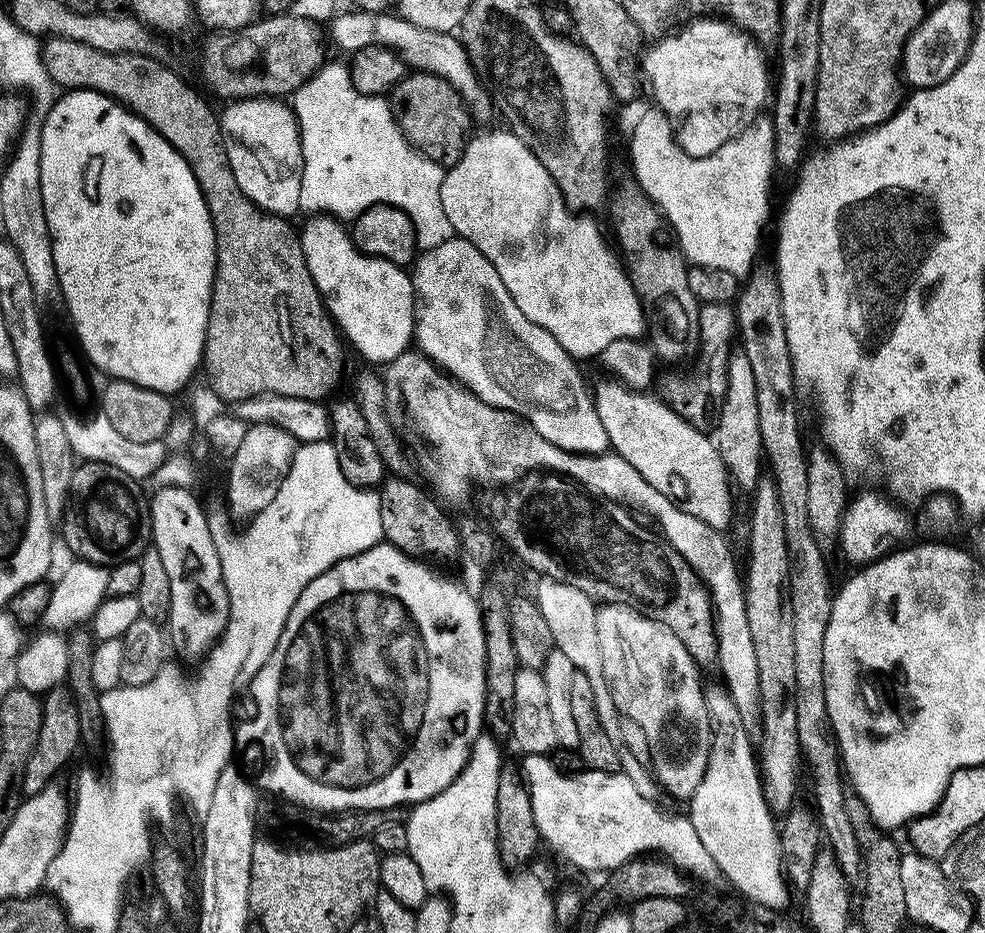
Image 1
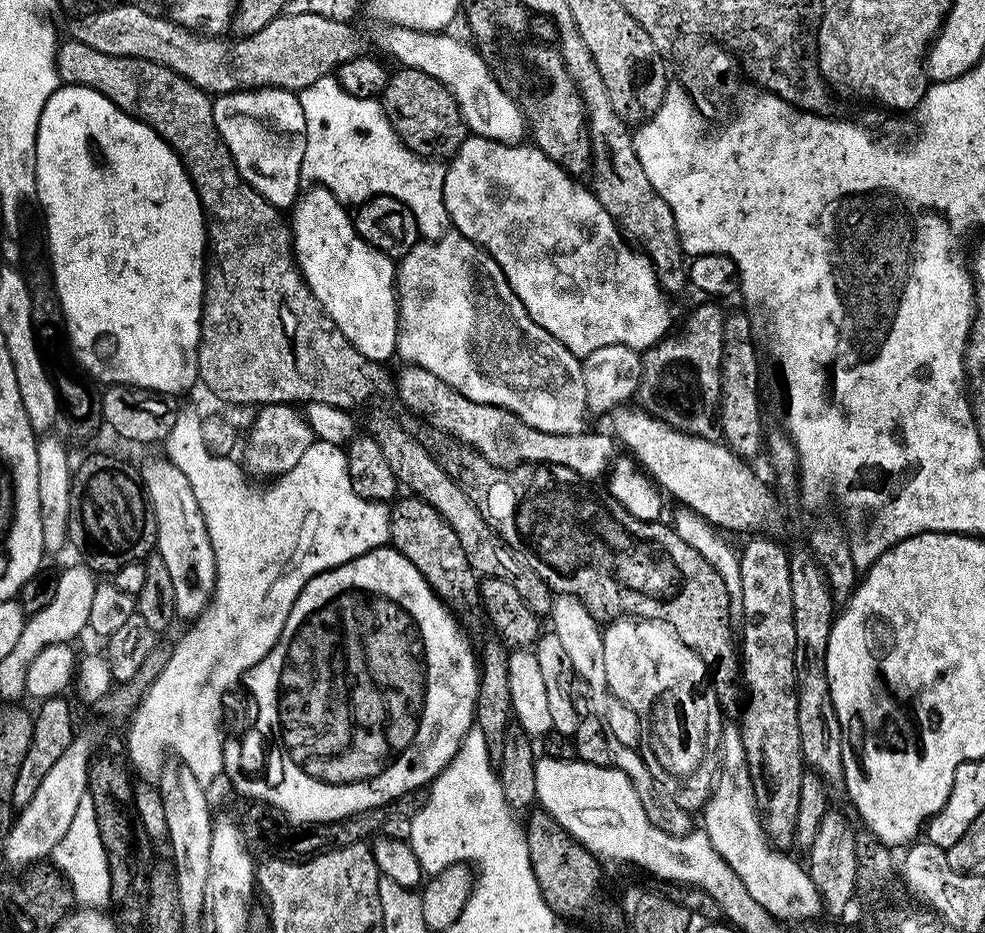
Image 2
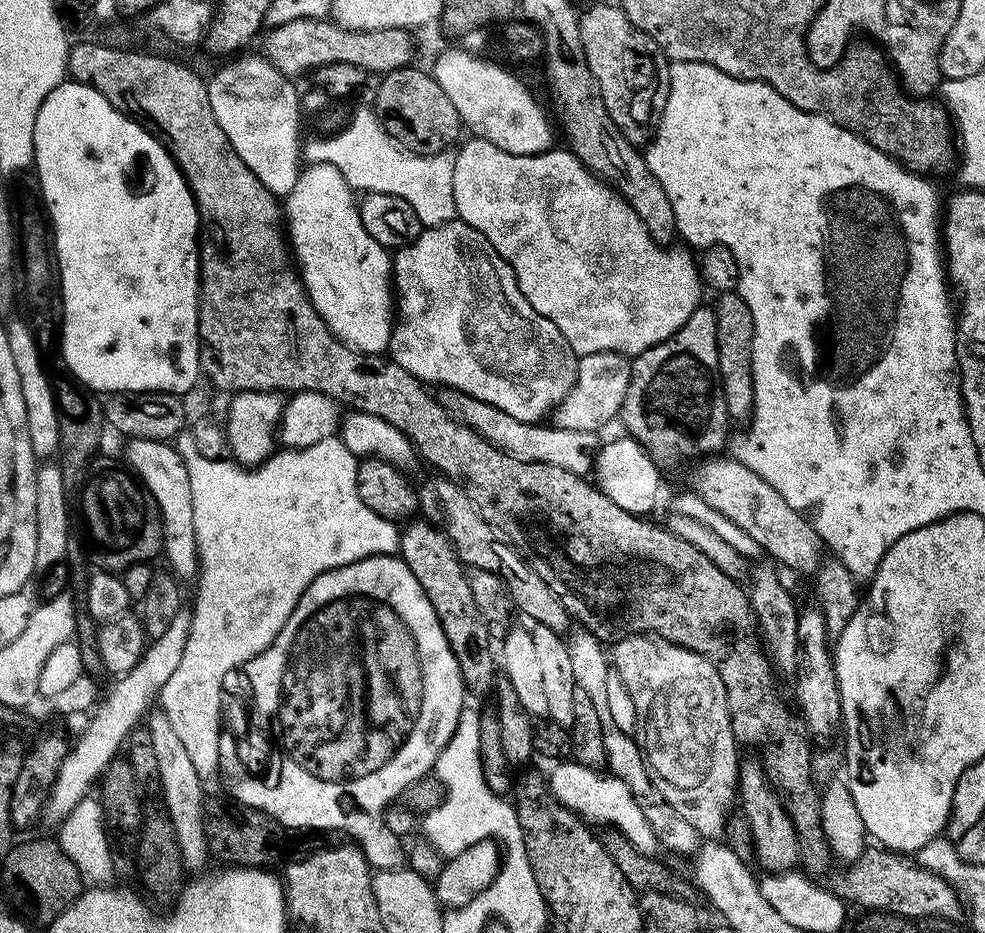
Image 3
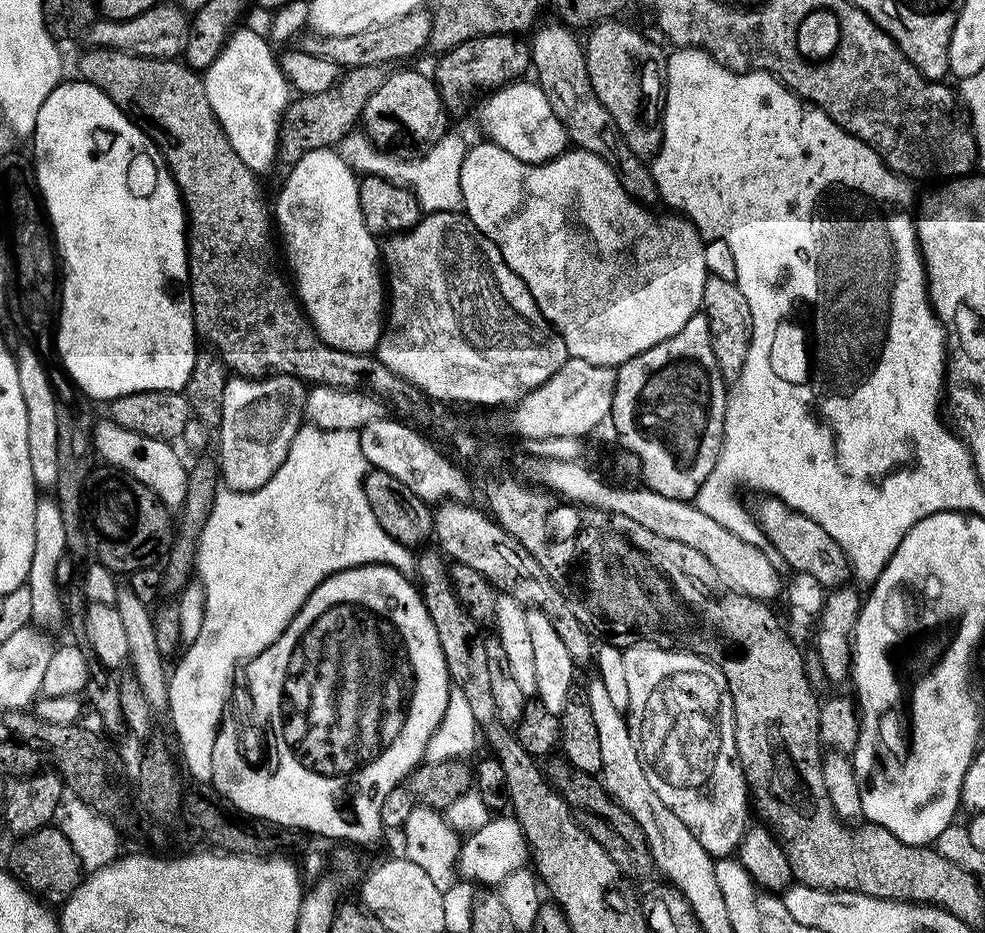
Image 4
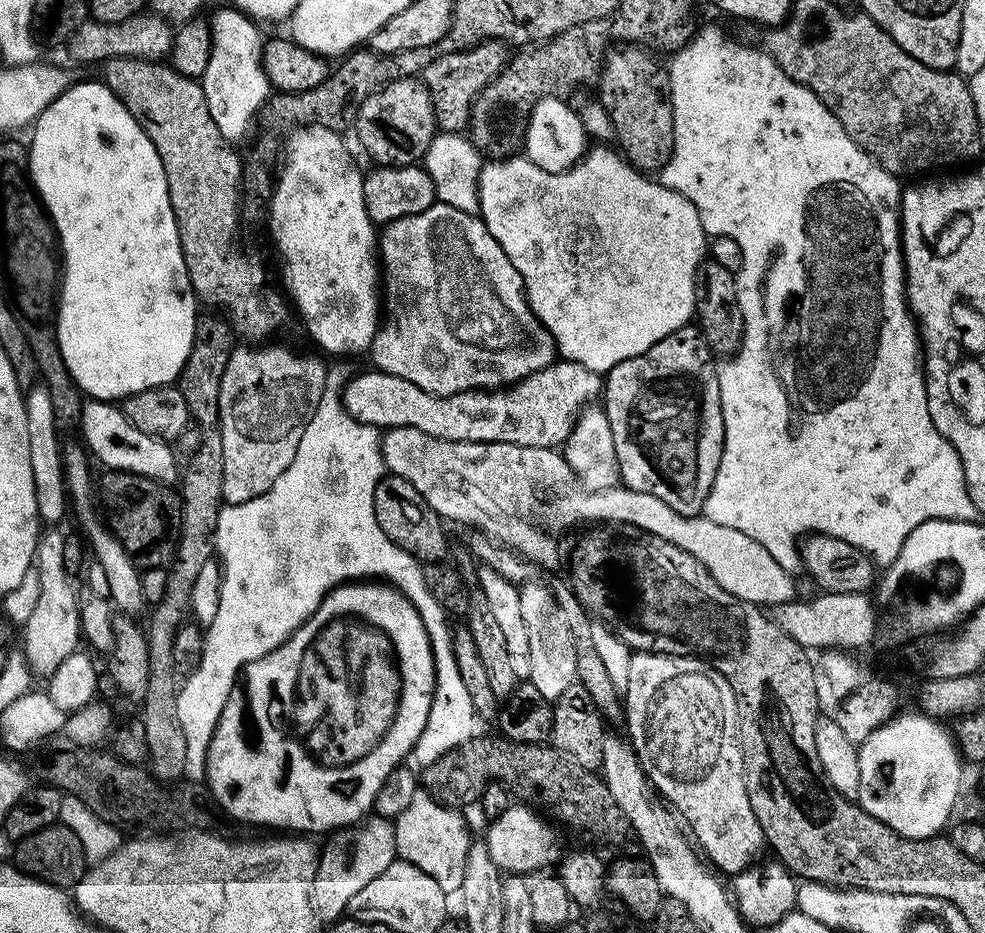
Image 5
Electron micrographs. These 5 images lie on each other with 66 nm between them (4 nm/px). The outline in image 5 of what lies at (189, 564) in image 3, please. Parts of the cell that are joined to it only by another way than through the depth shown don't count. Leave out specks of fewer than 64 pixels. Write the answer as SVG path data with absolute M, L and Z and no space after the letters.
M89 399L84 405L83 428L88 435L87 451L95 459L97 456L104 463L105 469L133 472L136 476L145 476L164 486L168 486L172 479L172 483L177 479L177 453L165 441L154 438L150 434L142 434L142 430L138 430L129 422L115 403Z

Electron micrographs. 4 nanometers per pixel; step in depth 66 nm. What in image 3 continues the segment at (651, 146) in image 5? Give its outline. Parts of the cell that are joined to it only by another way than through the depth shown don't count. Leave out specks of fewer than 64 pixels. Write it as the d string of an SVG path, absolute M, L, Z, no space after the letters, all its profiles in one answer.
M596 2L580 12L579 33L590 72L598 82L603 106L636 147L647 145L660 122L664 97L668 91L669 59L644 30L637 28L615 3Z

